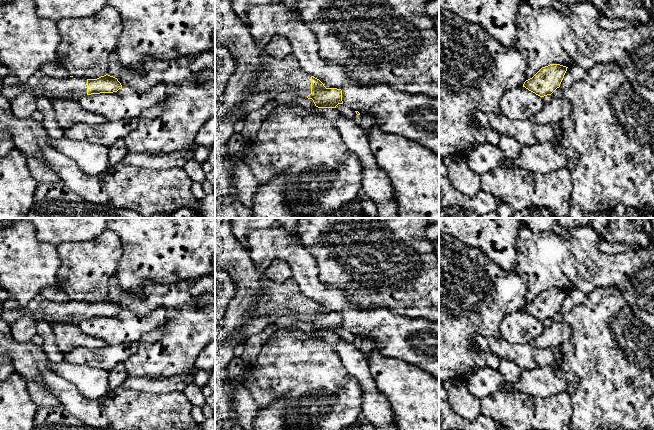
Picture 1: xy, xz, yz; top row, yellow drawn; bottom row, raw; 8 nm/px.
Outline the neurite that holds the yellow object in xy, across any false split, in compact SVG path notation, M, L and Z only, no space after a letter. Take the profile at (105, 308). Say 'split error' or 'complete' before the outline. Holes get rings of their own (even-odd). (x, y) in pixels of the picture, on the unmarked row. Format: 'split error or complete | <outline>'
split error | M38 296L27 306L22 306L13 298L2 303L2 318L9 325L25 315L32 317L36 321L44 320L51 324L78 325L87 319L113 317L121 312L122 309L118 303L108 298L97 303L73 300L55 303L43 300Z

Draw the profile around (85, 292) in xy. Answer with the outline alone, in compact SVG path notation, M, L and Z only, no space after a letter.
M106 229L91 241L57 246L62 261L57 286L70 300L97 303L107 298L108 281L122 255L117 233Z

